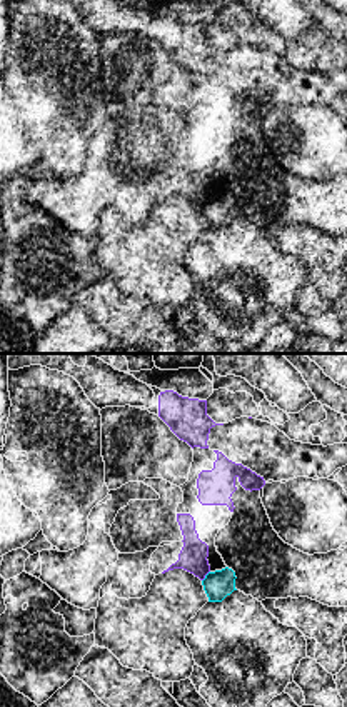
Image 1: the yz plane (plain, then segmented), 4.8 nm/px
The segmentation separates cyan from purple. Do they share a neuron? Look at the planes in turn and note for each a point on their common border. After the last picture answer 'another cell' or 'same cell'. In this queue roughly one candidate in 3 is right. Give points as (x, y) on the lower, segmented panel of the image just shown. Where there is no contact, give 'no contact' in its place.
(206, 576)

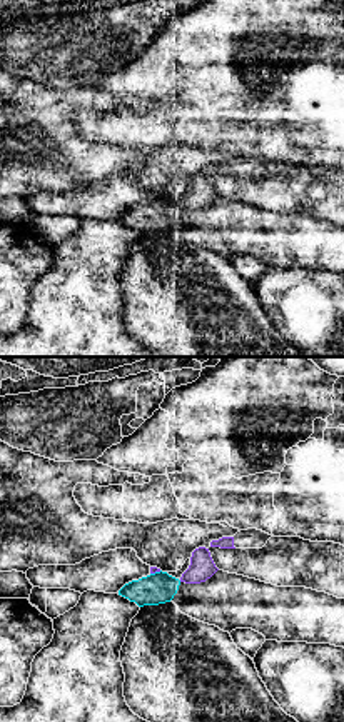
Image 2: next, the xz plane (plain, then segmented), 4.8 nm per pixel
(156, 572)

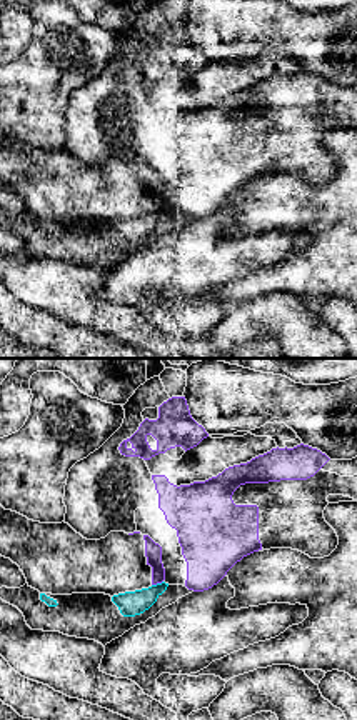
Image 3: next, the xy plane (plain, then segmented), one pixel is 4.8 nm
(157, 584)

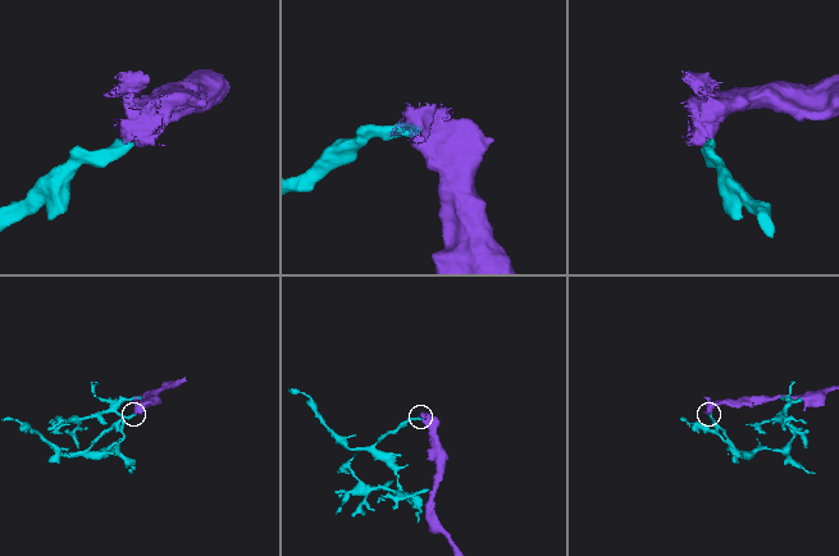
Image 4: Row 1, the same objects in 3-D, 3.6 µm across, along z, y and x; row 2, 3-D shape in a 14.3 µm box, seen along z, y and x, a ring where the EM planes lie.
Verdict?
another cell

